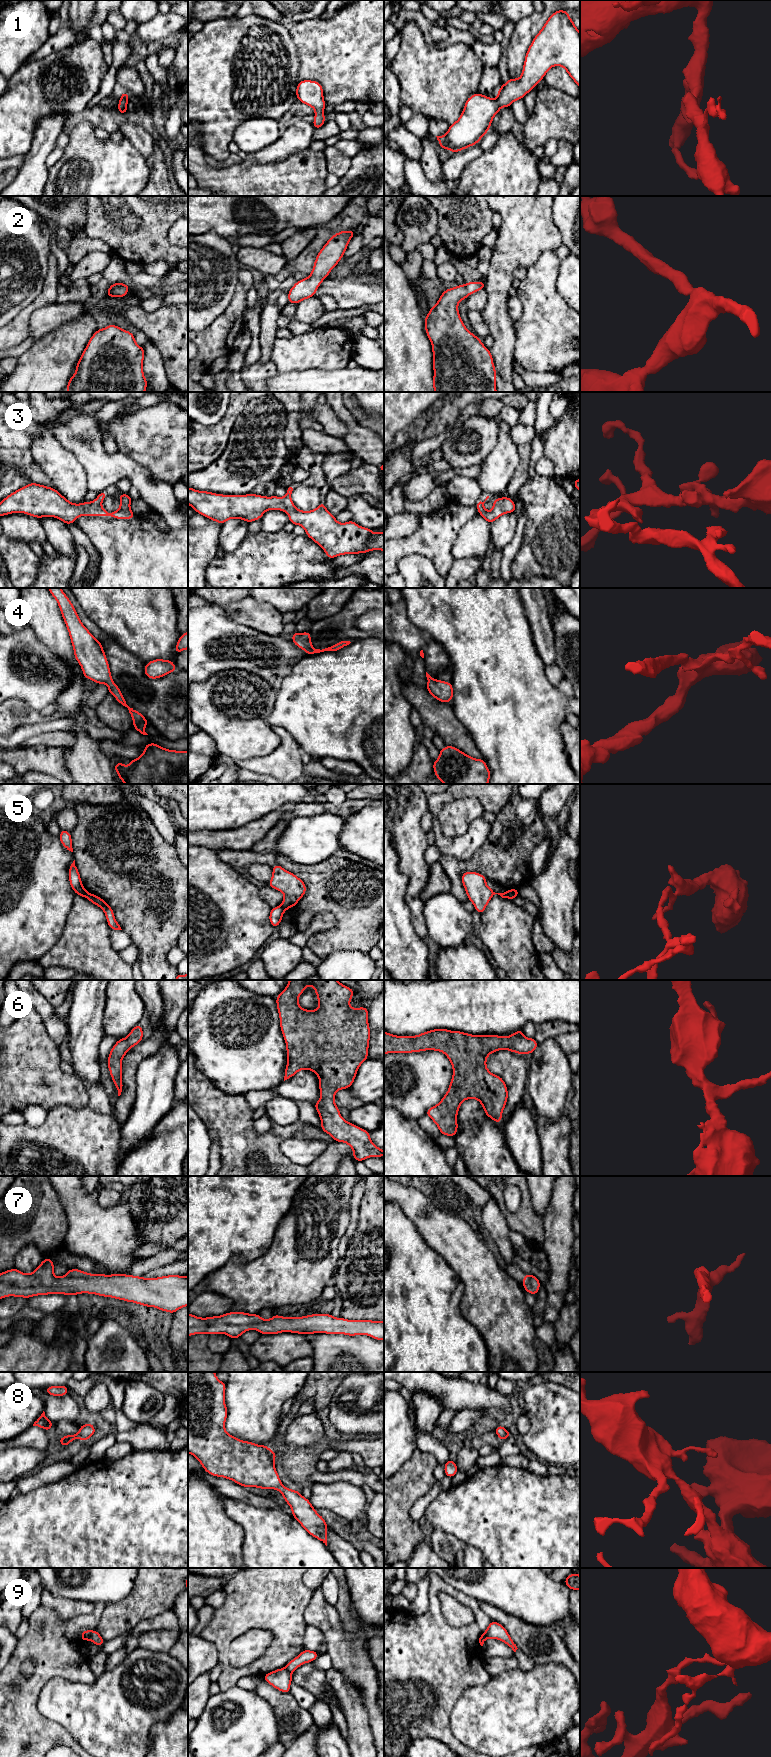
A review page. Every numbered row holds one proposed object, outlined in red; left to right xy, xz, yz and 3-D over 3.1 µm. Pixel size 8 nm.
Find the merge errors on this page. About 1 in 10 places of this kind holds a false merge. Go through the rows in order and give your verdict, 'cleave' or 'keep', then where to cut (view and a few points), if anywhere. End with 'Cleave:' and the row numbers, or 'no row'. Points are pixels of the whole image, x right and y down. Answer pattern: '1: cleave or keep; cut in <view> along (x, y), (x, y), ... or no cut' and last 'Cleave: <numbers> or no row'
1: keep; no cut
2: keep; no cut
3: keep; no cut
4: keep; no cut
5: cleave; cut in xy along (88, 892), (85, 897)
6: keep; no cut
7: keep; no cut
8: keep; no cut
9: cleave; cut in xy along (93, 1630), (88, 1639)
Cleave: 5, 9

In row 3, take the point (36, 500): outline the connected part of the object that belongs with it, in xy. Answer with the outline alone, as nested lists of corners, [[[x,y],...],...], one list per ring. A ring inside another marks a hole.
[[[33,483],[19,488],[0,502],[0,516],[9,515],[12,513],[25,513],[29,516],[38,519],[42,517],[54,517],[63,521],[66,525],[75,523],[79,516],[103,516],[113,517],[115,519],[132,519],[135,514],[130,508],[132,498],[129,494],[119,494],[120,507],[112,513],[108,513],[102,507],[102,501],[108,494],[103,491],[98,494],[97,498],[91,502],[82,502],[81,504],[71,503],[63,495],[61,495],[55,488]]]

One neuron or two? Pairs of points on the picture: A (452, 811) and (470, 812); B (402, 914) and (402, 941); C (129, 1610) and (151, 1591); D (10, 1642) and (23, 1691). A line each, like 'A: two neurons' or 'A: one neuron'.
A: one neuron
B: one neuron
C: one neuron
D: two neurons

